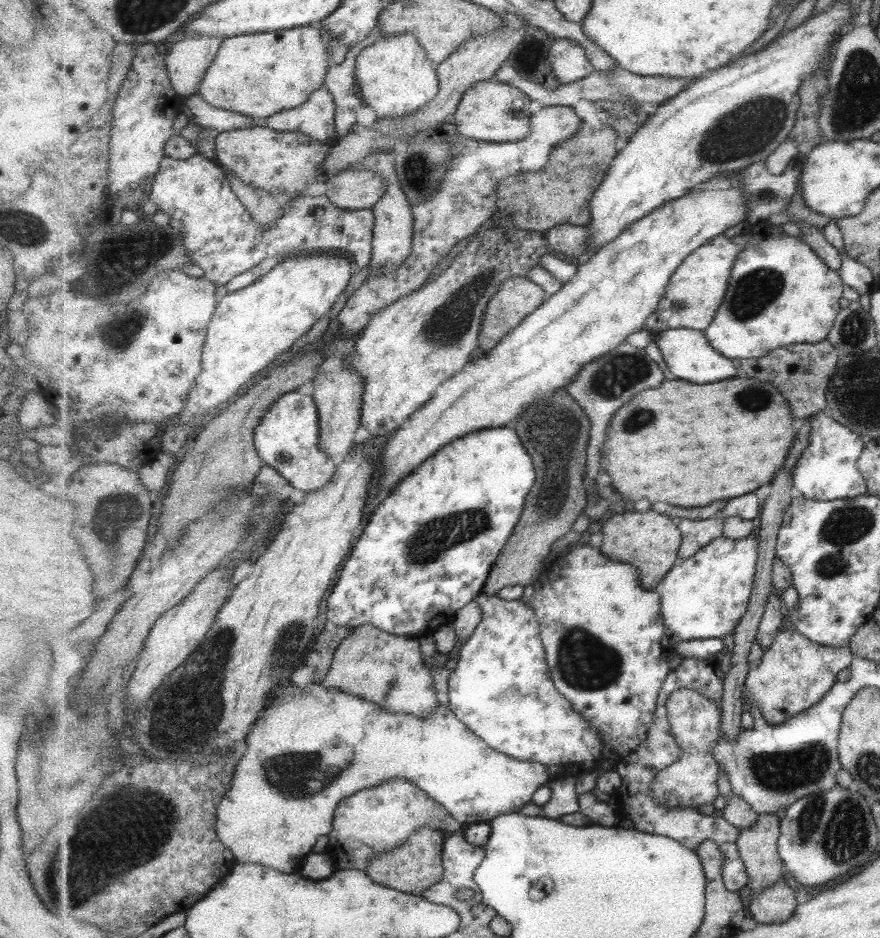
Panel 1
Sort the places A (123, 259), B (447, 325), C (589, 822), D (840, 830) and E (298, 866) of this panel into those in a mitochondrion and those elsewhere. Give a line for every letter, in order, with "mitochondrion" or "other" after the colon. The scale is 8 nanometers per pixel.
A: mitochondrion
B: mitochondrion
C: other
D: mitochondrion
E: other

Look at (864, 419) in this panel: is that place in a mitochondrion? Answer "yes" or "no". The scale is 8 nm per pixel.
yes

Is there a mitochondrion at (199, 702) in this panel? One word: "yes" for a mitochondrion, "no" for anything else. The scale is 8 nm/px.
yes

